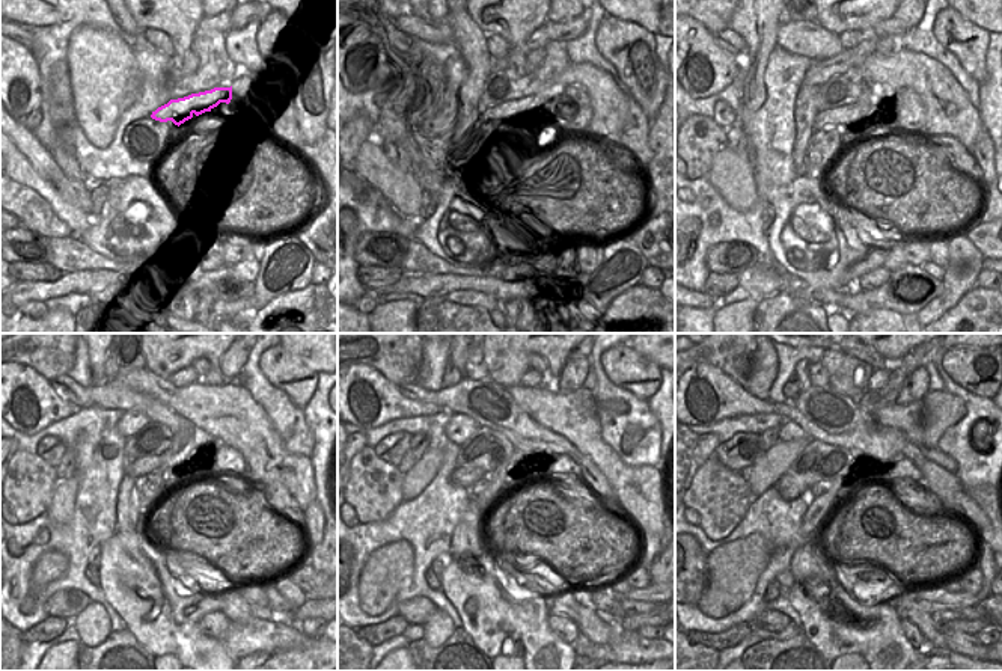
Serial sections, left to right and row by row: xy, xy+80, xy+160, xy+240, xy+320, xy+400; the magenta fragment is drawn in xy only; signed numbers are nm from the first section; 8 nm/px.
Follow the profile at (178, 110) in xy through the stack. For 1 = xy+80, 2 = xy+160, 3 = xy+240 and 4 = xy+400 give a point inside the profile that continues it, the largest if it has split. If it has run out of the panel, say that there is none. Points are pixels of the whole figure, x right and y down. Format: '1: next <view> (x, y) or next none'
1: next xy+80 (516, 112)
2: next xy+160 (843, 116)
3: next xy+240 (152, 463)
4: next xy+400 (788, 489)

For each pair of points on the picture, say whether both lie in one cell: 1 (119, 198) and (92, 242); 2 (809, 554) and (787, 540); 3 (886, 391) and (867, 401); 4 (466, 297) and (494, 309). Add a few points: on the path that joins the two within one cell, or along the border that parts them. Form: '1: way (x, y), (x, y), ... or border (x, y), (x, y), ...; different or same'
1: border (94, 186), (110, 189), (116, 216); different
2: border (811, 540), (794, 552), (790, 570); different
3: way (882, 395), (871, 401); same
4: way (473, 299), (487, 302); same

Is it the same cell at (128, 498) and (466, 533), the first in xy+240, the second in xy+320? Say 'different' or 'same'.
same

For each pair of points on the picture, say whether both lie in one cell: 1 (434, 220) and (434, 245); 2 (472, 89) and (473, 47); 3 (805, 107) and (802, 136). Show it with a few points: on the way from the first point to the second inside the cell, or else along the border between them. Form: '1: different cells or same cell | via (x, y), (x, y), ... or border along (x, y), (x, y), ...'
1: same cell | via (434, 226), (434, 238)
2: same cell | via (473, 79), (473, 58)
3: same cell | via (805, 115), (803, 128)

